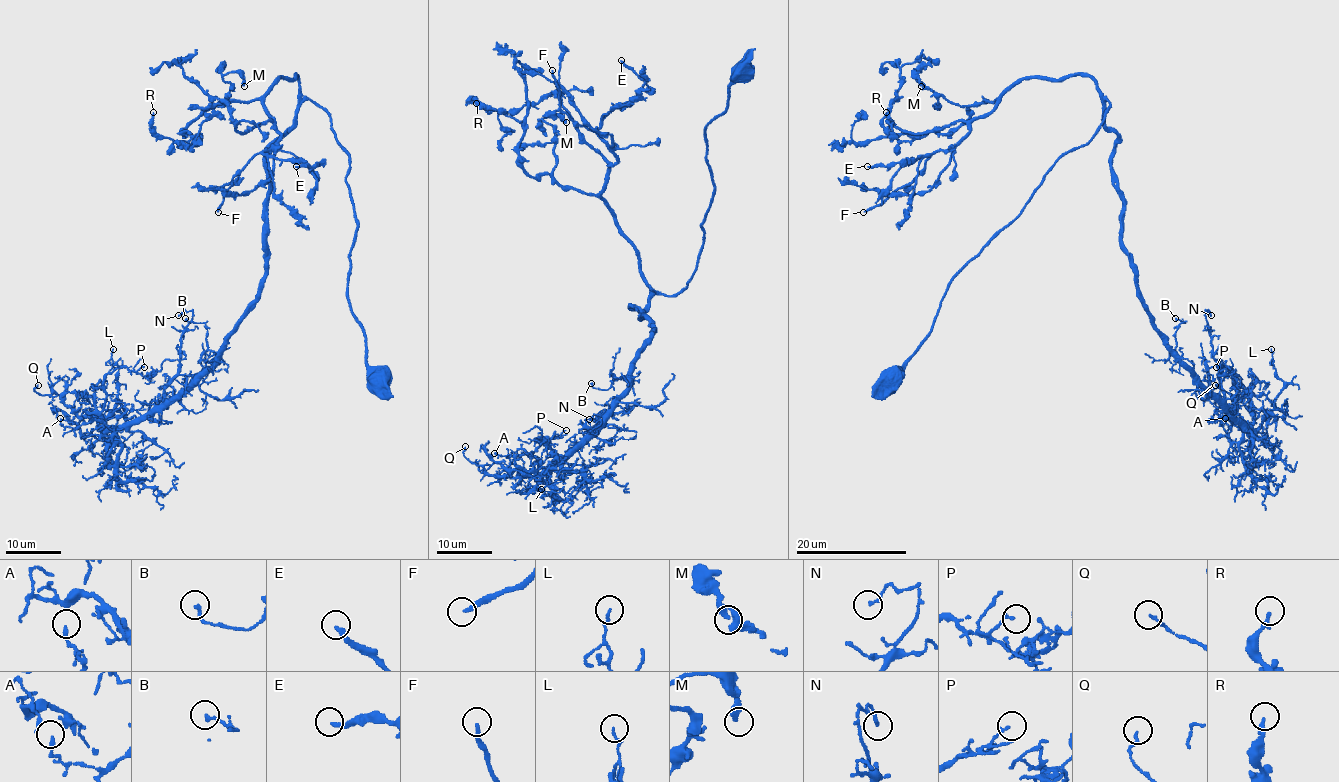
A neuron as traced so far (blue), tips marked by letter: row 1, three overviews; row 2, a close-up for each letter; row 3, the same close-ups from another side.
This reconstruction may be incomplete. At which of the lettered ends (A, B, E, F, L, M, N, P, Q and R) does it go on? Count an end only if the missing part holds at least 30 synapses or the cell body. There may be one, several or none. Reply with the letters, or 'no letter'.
F

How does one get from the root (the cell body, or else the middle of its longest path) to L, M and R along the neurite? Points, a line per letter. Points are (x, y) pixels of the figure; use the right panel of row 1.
L: (893, 378), (949, 281), (1093, 136), (1106, 100), (1122, 249), (1158, 335), (1254, 429), (1283, 386), (1271, 349)
M: (893, 378), (949, 281), (1110, 106), (1080, 75), (1020, 79), (972, 105), (912, 72), (921, 86)
R: (893, 378), (949, 281), (1110, 106), (1071, 75), (1020, 79), (912, 141), (886, 112)

